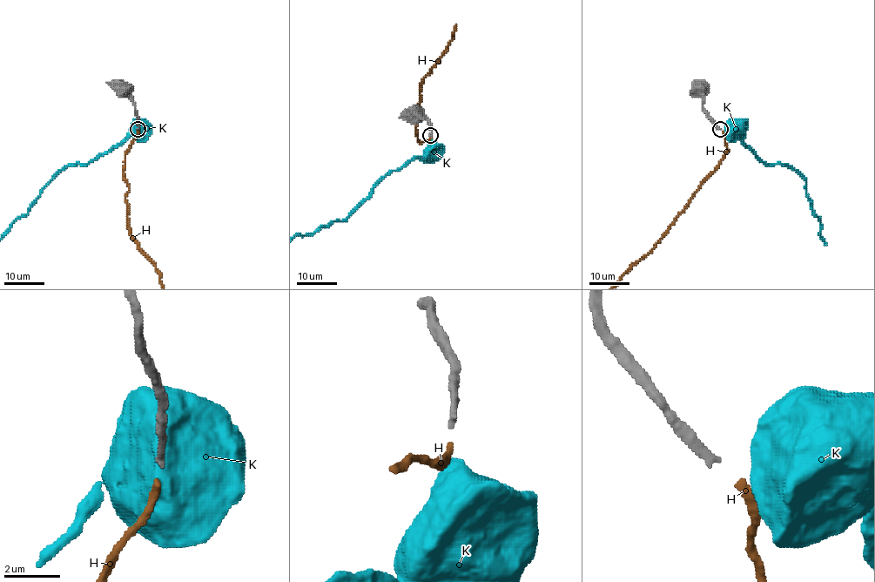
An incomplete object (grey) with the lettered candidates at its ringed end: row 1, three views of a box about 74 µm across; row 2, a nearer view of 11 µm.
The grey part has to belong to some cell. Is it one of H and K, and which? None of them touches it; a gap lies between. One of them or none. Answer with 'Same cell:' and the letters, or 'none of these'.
Same cell: H

